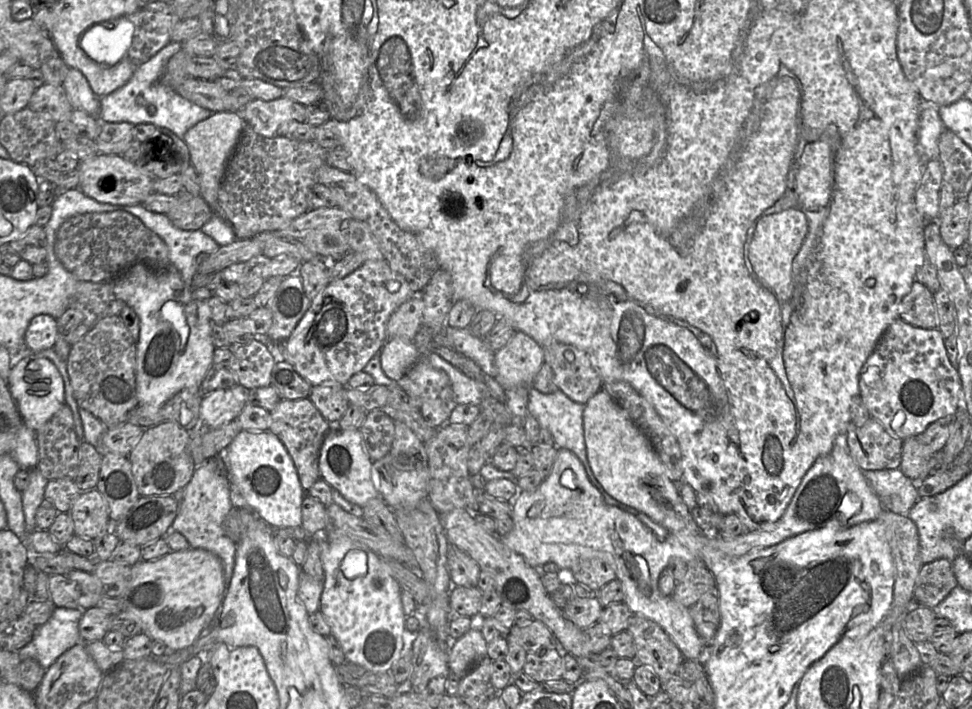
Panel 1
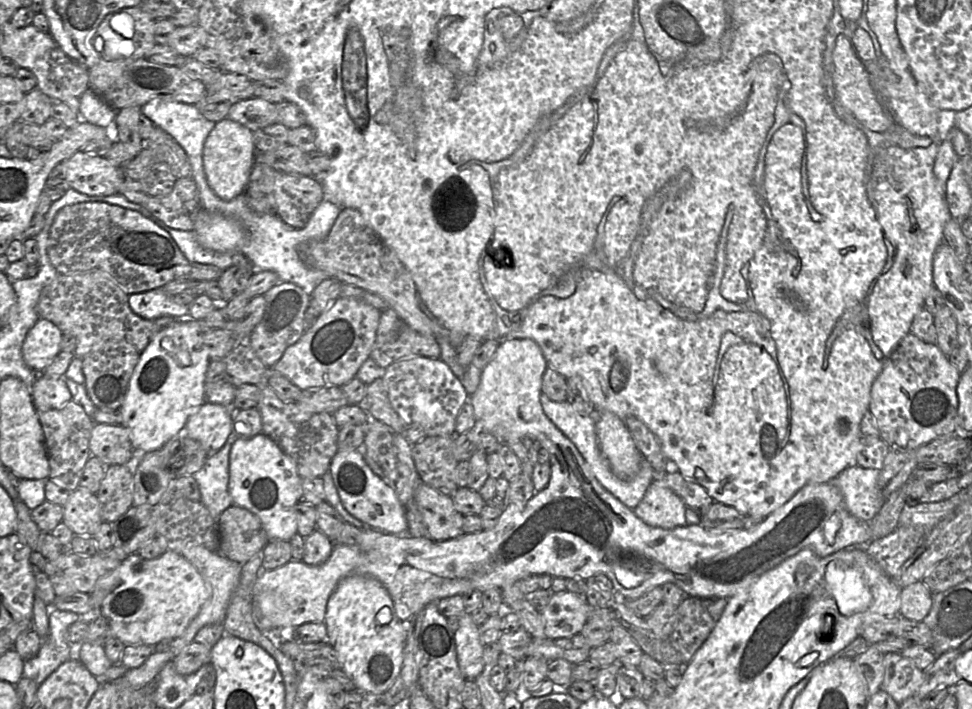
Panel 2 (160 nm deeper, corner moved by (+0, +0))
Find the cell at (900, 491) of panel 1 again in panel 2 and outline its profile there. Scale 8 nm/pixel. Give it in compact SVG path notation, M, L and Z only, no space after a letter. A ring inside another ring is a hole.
M855 465L843 470L829 483L840 490L851 515L870 521L886 500L878 485L879 474L880 470Z

